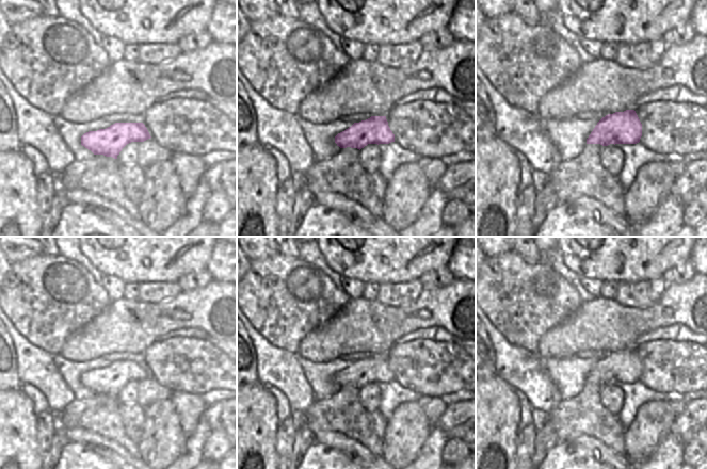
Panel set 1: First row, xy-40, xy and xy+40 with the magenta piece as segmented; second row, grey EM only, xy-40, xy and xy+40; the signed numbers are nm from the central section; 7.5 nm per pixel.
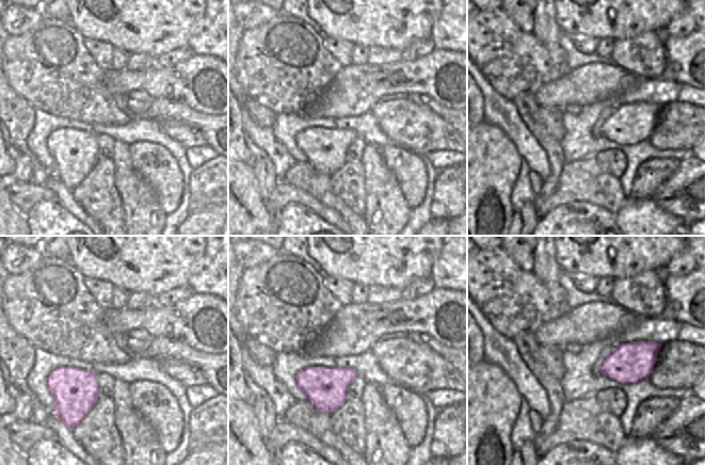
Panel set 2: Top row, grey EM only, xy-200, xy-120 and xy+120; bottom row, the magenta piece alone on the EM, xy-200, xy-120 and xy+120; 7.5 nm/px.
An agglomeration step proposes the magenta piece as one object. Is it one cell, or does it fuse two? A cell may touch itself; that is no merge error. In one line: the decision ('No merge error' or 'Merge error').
No merge error.

